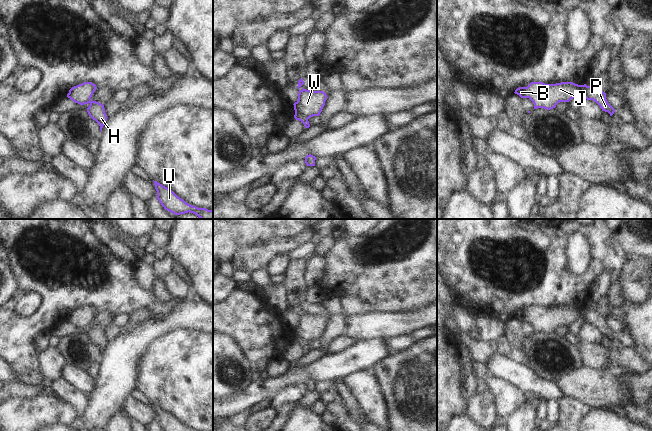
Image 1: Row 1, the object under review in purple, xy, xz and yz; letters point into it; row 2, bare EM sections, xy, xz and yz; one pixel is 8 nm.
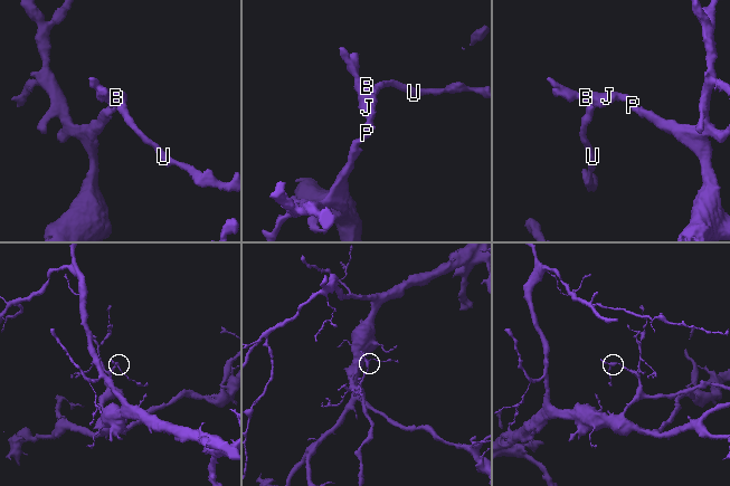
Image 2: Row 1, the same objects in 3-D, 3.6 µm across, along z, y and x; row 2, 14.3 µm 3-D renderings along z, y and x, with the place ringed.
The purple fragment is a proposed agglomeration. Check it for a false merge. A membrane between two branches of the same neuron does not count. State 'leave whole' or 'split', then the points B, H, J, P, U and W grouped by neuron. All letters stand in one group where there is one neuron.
leave whole; groups B H J P U W

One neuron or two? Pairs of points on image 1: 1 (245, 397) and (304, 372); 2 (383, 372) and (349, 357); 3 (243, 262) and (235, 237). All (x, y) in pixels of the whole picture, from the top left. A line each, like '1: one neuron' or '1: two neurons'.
1: one neuron
2: two neurons
3: two neurons

